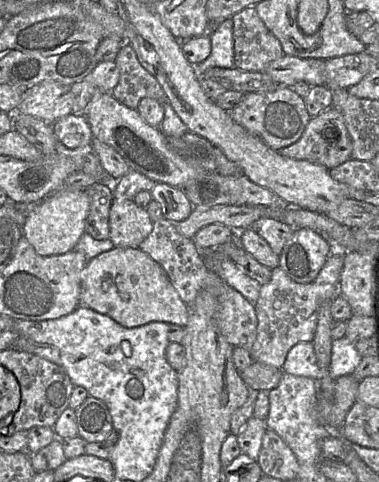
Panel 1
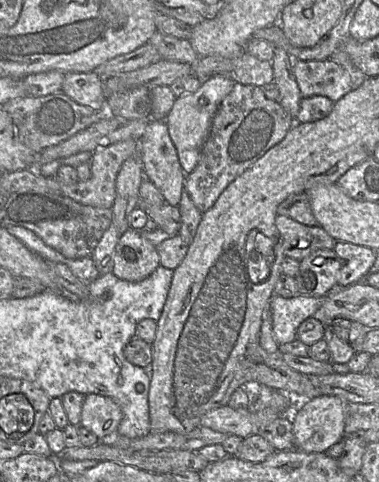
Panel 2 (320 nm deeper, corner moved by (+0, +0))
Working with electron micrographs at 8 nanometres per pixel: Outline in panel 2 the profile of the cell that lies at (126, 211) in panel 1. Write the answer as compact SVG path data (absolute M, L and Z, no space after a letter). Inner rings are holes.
M129 228L116 245L113 274L128 282L140 282L160 266L156 246L140 231Z

